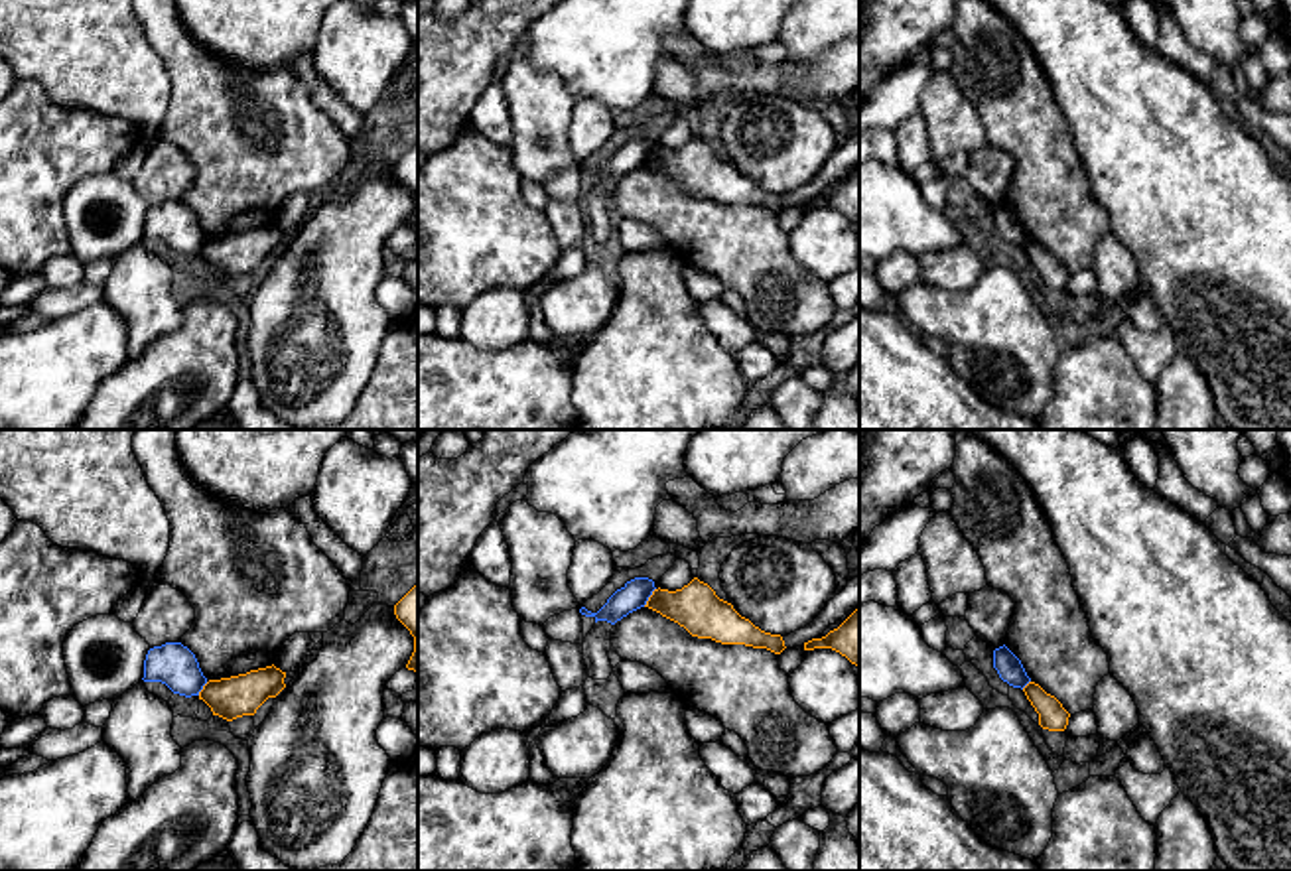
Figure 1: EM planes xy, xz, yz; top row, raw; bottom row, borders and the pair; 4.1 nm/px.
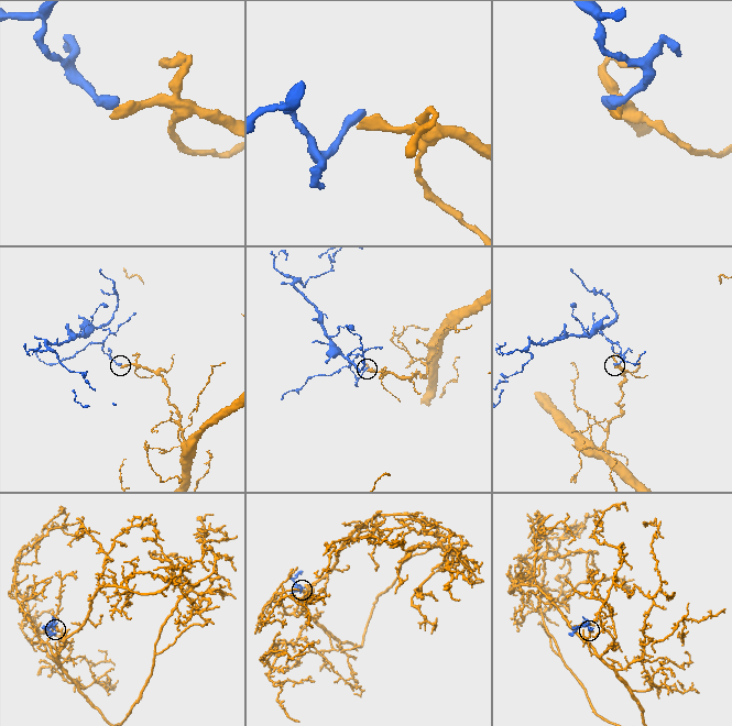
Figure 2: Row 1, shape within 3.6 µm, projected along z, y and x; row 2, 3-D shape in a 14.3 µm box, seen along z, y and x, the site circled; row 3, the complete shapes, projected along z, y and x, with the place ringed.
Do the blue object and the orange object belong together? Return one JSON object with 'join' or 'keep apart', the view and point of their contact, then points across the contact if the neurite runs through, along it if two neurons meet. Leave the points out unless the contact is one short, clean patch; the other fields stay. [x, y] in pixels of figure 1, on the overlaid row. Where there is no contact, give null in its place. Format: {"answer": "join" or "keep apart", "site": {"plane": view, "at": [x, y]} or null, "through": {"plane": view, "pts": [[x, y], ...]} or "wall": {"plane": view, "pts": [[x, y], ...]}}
{"answer": "keep apart", "site": {"plane": "xz", "at": [649, 596]}, "wall": {"plane": "xz", "pts": [[655, 588], [643, 605]]}}

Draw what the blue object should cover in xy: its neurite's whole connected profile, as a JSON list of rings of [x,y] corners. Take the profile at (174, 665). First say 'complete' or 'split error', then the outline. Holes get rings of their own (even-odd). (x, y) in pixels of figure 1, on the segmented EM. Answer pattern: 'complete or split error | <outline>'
complete | [[[166,642],[148,650],[144,660],[144,682],[162,682],[173,694],[199,696],[207,678],[195,654],[181,642]]]

